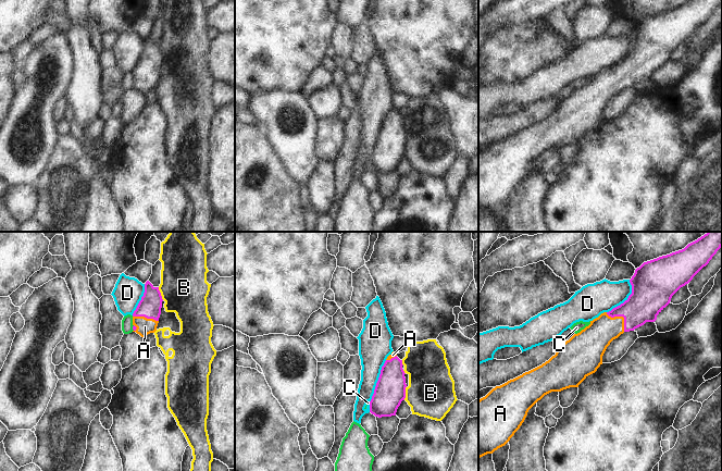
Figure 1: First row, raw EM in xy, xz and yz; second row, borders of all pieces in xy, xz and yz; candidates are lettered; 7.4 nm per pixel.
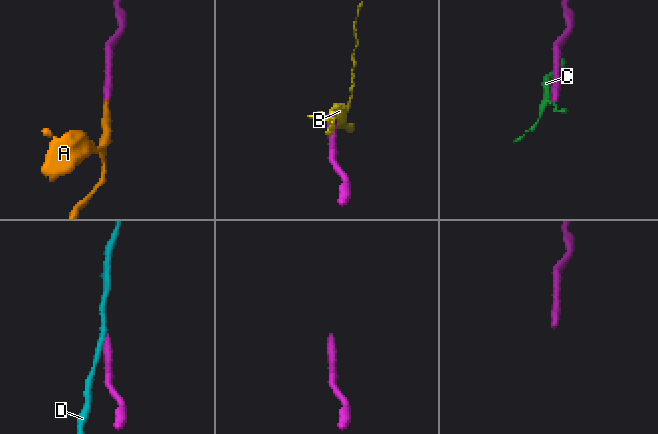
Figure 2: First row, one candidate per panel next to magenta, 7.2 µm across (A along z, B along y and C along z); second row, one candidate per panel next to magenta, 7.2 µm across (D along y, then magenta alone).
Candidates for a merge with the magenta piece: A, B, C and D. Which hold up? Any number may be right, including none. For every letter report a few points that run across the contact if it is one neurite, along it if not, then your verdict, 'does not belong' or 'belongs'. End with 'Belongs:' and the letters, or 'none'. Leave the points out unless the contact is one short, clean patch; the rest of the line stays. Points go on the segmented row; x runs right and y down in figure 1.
A: line yz (648, 297), (631, 314), (621, 315), (596, 337); belongs
B: does not belong
C: line xy (134, 325), (133, 330); does not belong
D: does not belong
Belongs: A

